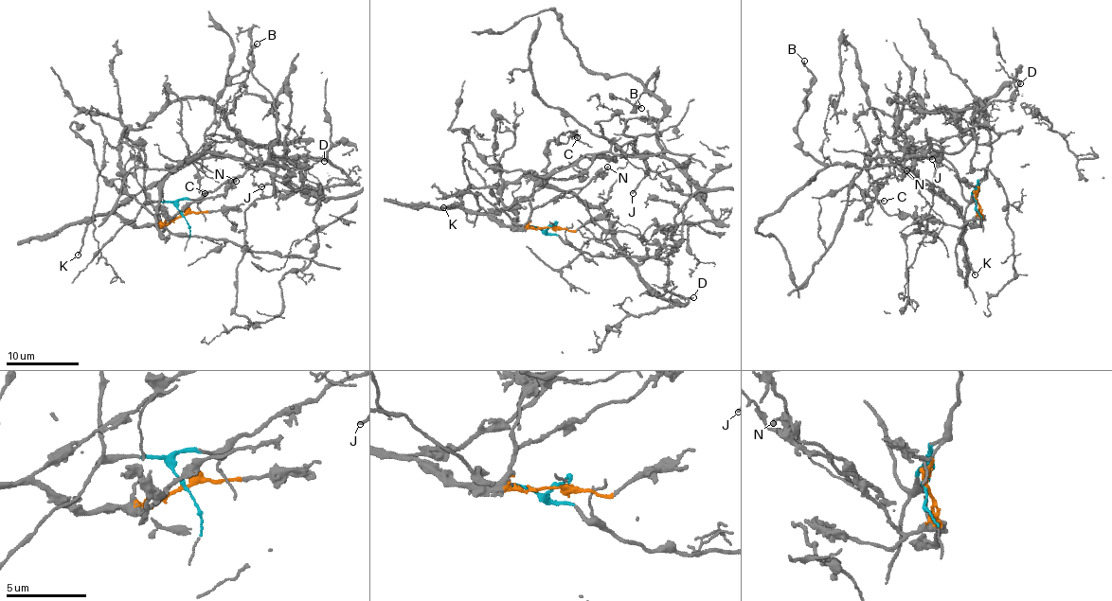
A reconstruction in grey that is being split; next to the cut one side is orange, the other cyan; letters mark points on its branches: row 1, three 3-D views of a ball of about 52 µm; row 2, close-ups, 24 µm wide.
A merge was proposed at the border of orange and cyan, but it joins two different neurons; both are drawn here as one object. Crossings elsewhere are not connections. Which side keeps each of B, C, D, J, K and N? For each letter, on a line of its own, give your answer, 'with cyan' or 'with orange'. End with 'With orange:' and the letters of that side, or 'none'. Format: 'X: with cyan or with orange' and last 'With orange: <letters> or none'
B: with cyan
C: with cyan
D: with cyan
J: with cyan
K: with orange
N: with orange
With orange: K, N

